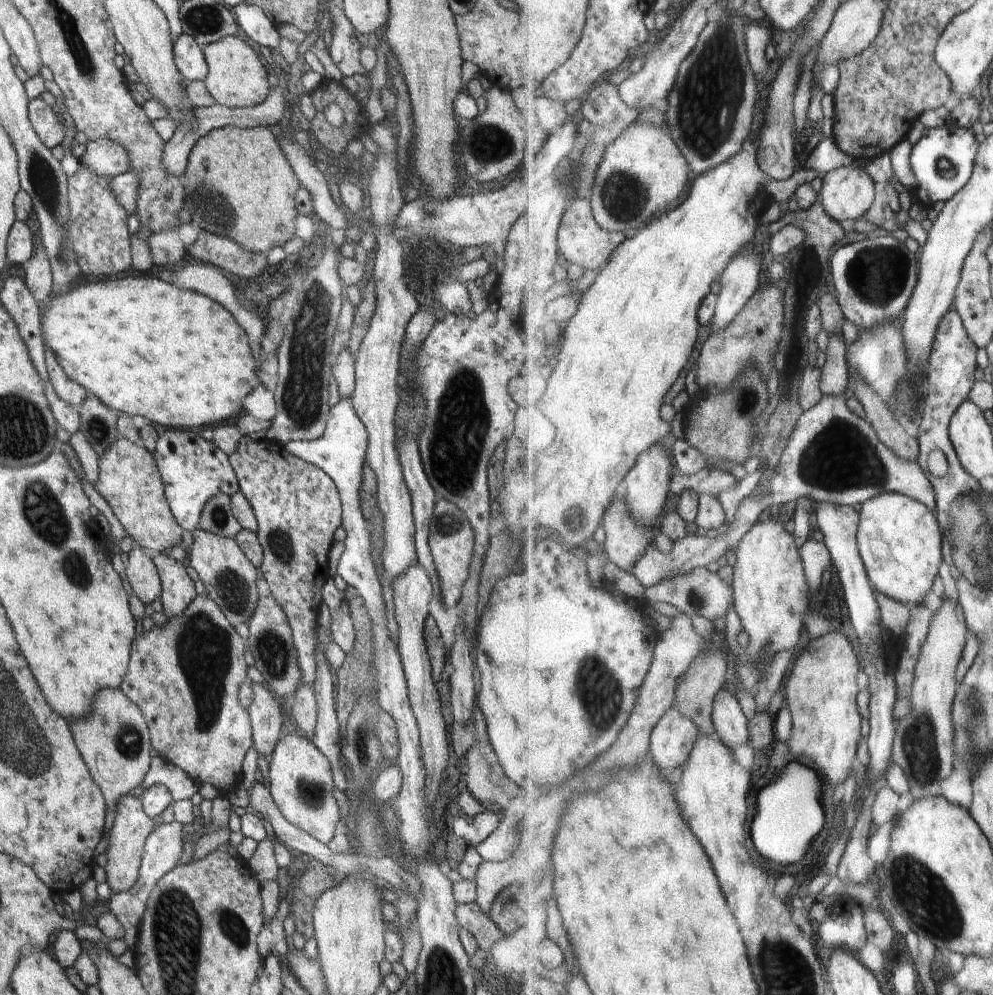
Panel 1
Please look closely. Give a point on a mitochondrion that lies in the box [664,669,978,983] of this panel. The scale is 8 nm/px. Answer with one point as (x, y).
(923, 893)

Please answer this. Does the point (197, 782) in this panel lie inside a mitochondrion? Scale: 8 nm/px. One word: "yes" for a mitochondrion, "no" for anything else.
no

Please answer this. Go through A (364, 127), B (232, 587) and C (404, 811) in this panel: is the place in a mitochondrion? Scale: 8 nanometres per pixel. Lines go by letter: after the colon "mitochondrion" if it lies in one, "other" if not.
A: other
B: mitochondrion
C: other

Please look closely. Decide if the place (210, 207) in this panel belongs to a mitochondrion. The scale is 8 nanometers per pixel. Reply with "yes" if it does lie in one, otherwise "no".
yes

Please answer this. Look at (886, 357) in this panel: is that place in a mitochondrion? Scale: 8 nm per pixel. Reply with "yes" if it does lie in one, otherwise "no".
yes

